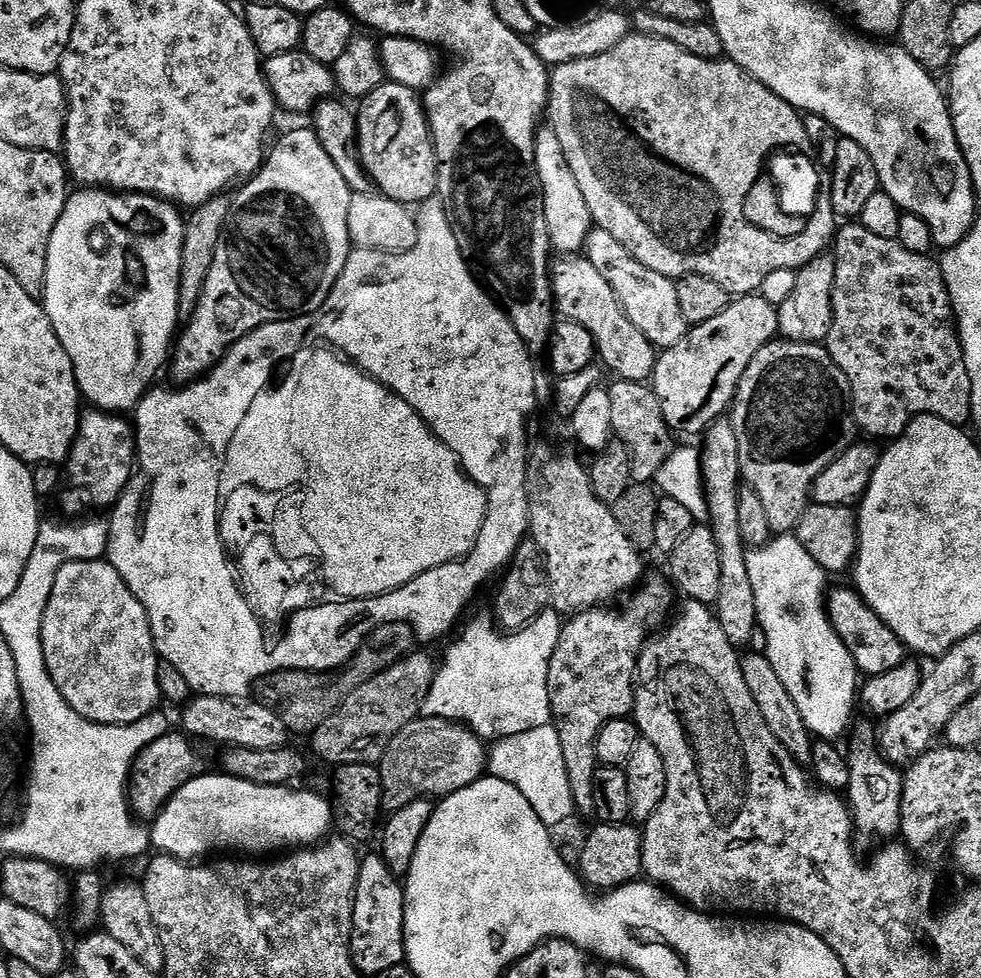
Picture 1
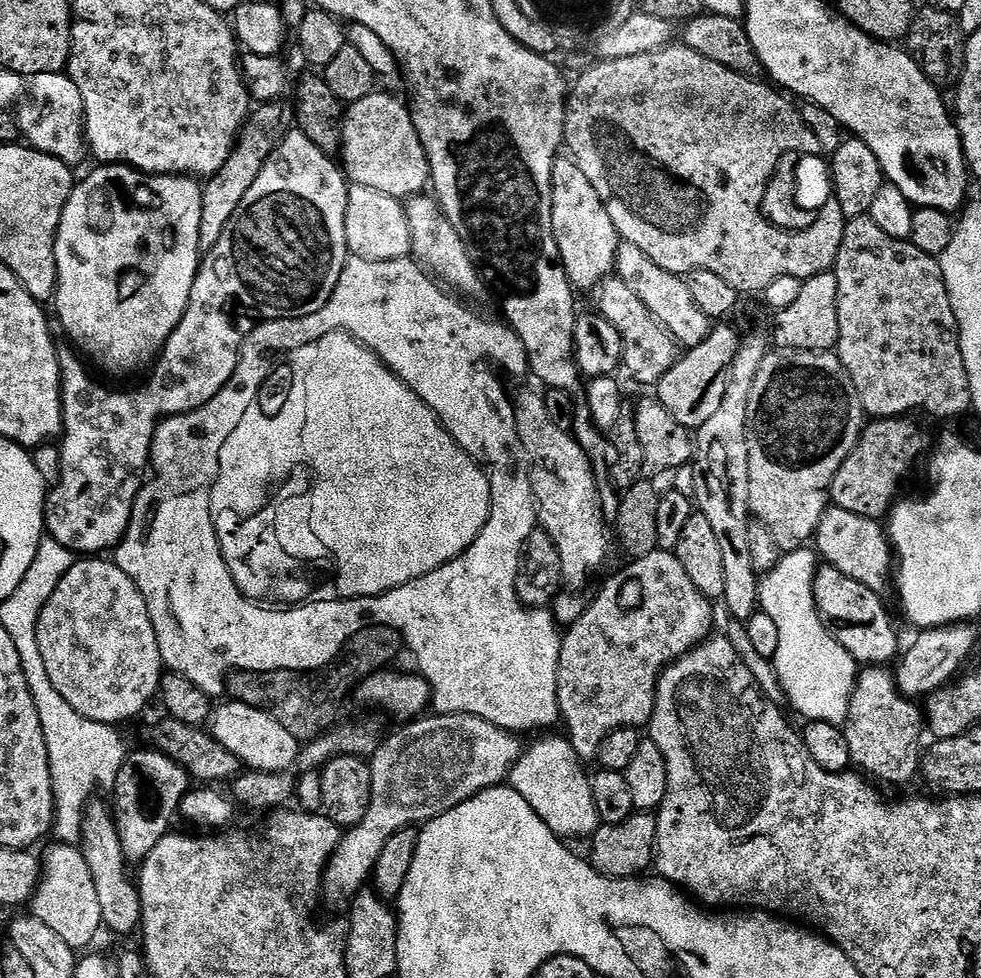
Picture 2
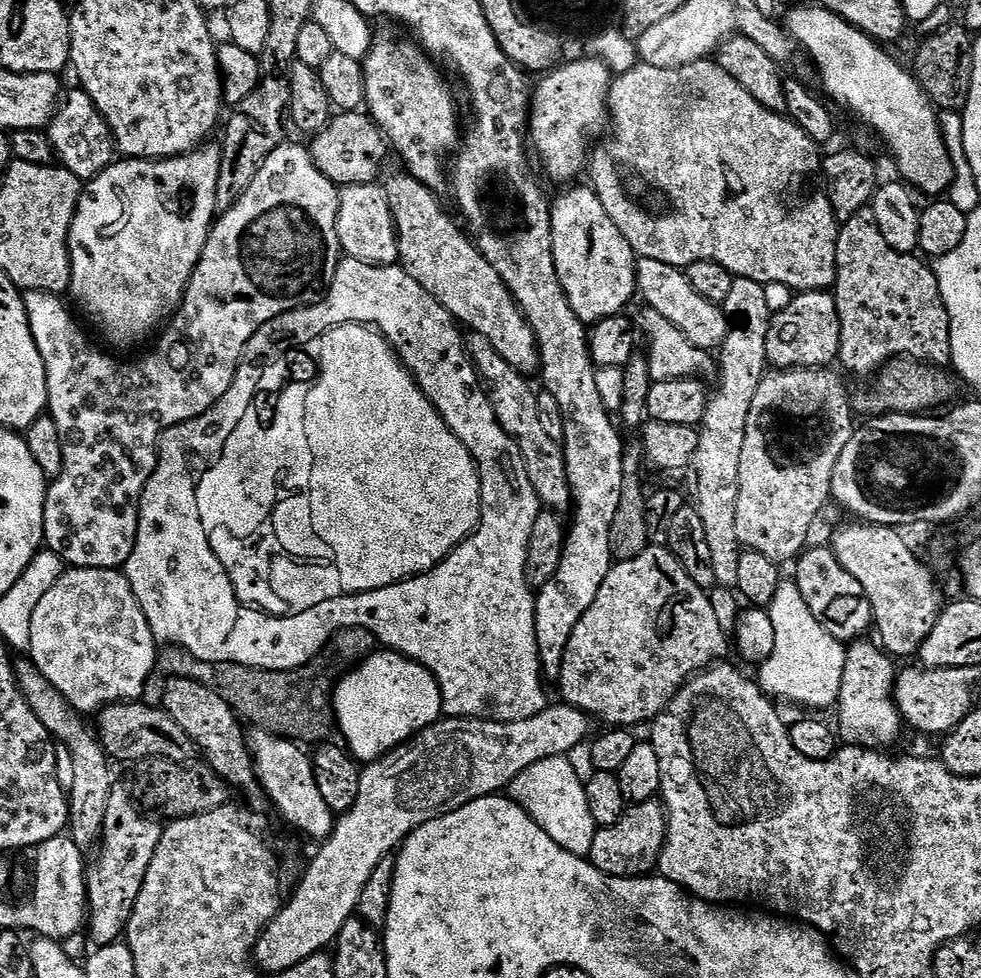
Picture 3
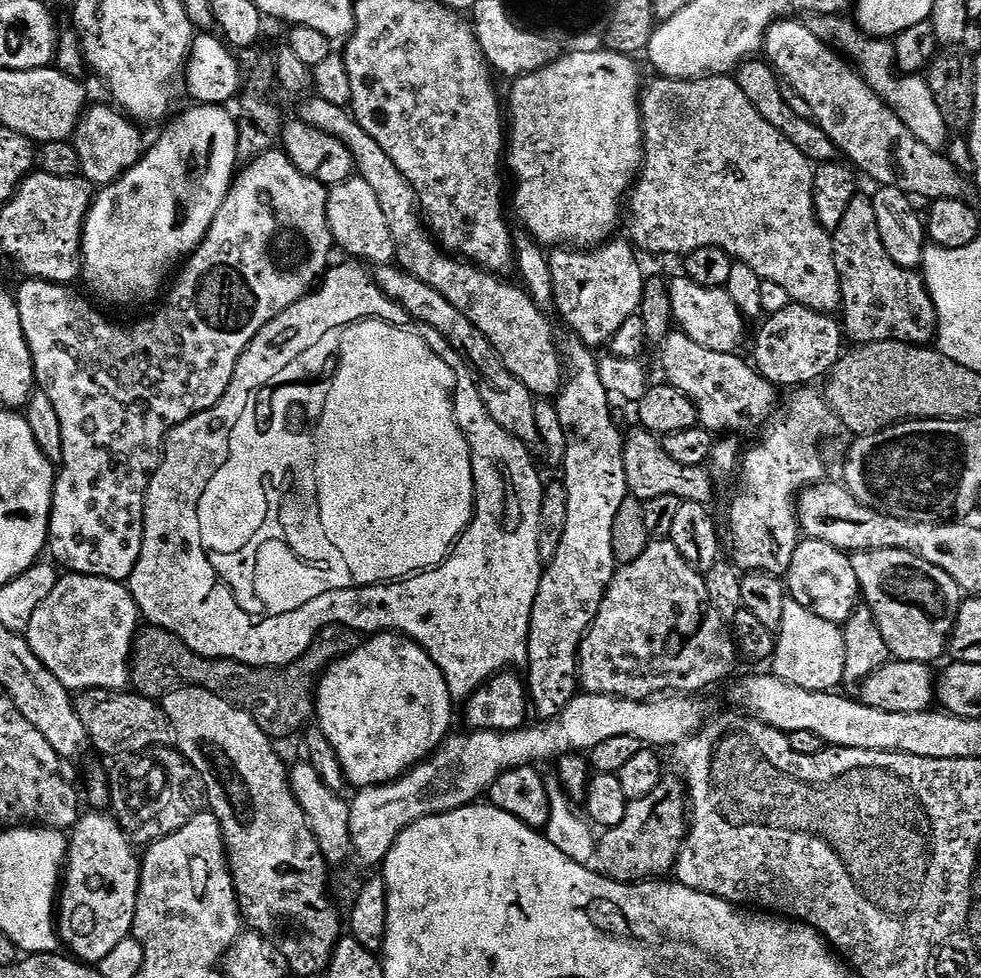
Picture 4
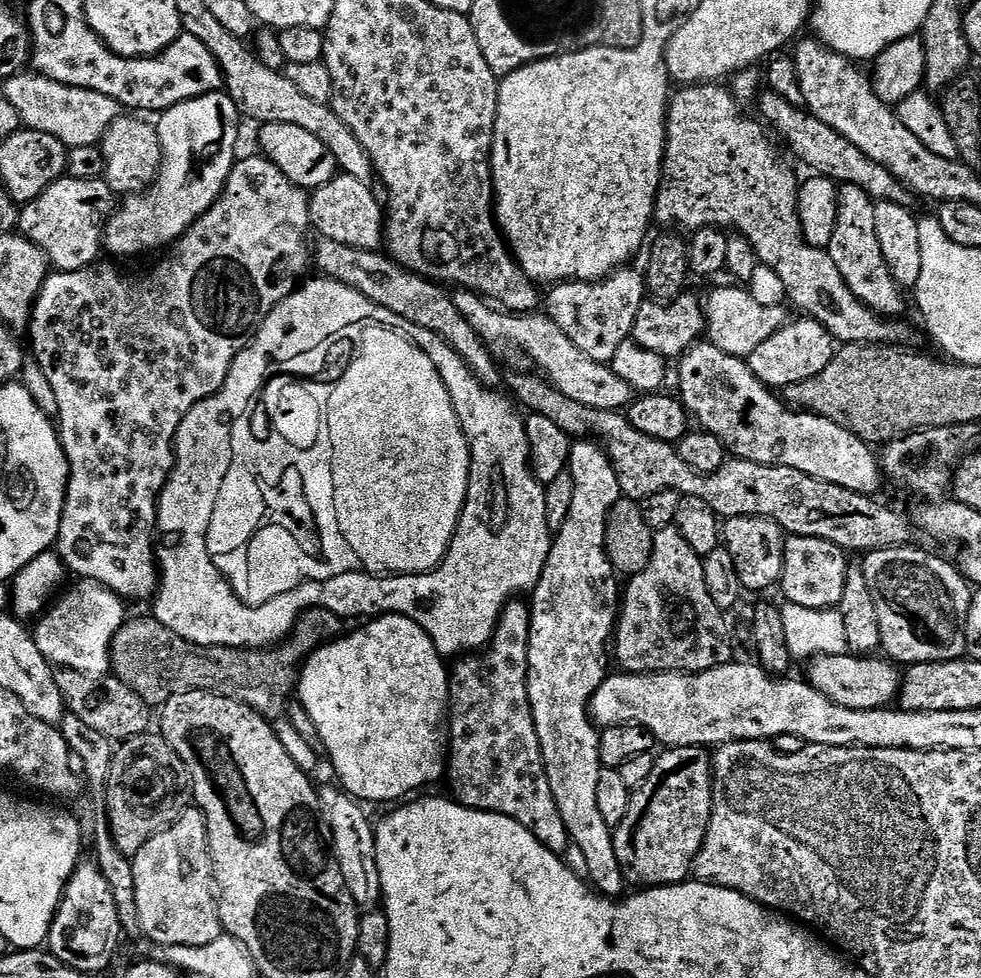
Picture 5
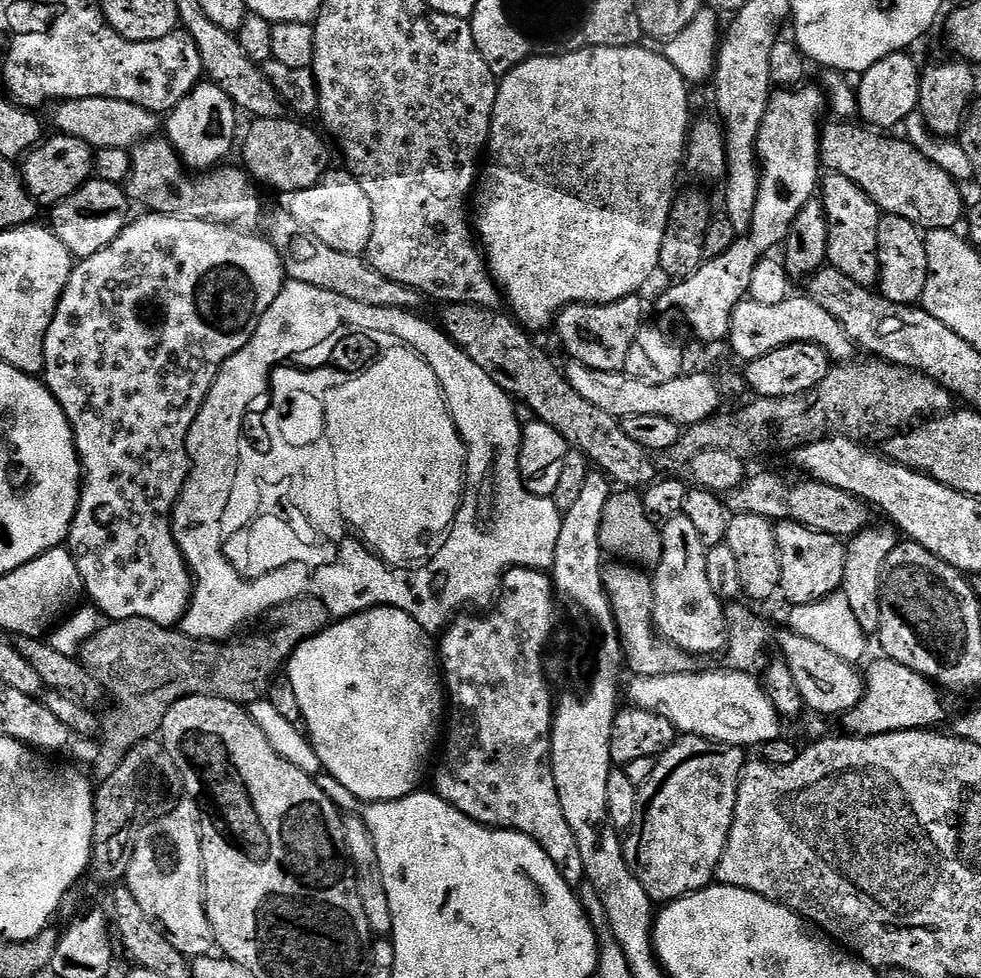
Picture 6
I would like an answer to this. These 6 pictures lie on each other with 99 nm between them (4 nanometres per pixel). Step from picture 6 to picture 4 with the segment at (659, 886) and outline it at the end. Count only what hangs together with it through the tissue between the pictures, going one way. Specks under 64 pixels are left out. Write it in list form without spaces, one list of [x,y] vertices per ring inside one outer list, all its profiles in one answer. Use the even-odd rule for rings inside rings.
[[[665,775],[654,790],[646,797],[630,800],[626,810],[626,818],[618,822],[618,826],[607,829],[599,837],[596,845],[596,855],[598,857],[599,871],[612,880],[617,880],[623,884],[643,883],[645,880],[663,877],[664,873],[671,873],[675,869],[677,854],[687,836],[688,807],[685,793],[682,791],[682,780],[679,775]]]

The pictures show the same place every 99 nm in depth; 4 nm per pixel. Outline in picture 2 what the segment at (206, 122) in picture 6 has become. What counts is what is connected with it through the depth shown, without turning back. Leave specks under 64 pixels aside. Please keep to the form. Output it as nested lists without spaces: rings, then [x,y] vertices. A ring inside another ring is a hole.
[[[127,164],[96,166],[81,184],[79,181],[73,187],[56,231],[54,305],[65,334],[98,367],[108,372],[147,369],[164,351],[164,343],[174,334],[178,322],[182,322],[202,259],[198,226],[203,193],[203,187],[191,177],[150,176]]]

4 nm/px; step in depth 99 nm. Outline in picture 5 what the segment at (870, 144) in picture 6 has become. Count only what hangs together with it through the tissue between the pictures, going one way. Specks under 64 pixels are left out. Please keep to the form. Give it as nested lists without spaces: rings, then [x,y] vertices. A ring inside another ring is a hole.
[[[771,90],[761,91],[758,97],[759,104],[761,112],[759,115],[763,123],[777,137],[780,135],[788,143],[789,150],[809,168],[807,170],[809,173],[835,180],[841,186],[846,184],[858,186],[858,190],[866,190],[866,194],[877,202],[885,200],[901,204],[903,208],[913,207],[913,193],[898,178],[894,178],[894,174],[890,174],[886,166],[878,166],[874,158],[866,158],[866,154],[862,154],[862,150],[854,146],[854,142],[832,130],[825,122],[820,122],[808,108],[786,102],[782,94]]]

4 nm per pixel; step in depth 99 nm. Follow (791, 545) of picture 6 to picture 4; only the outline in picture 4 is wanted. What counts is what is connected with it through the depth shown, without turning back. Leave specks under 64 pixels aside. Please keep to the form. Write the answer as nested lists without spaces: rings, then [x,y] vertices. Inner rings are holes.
[[[801,539],[786,573],[786,587],[789,597],[806,606],[806,610],[841,626],[862,604],[858,574],[854,574],[851,555],[830,546],[830,542]]]

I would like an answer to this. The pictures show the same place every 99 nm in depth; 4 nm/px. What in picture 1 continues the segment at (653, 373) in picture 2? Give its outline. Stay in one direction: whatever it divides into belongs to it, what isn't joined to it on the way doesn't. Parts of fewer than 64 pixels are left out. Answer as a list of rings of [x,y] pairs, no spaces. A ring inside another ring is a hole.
[[[564,254],[559,258],[553,259],[552,296],[556,299],[557,313],[563,319],[570,322],[578,322],[578,326],[585,328],[594,338],[599,363],[605,369],[608,367],[616,375],[616,378],[629,380],[635,384],[651,381],[652,372],[656,369],[658,350],[646,338],[646,334],[642,334],[642,330],[638,330],[638,326],[634,326],[634,322],[630,322],[630,318],[626,318],[626,310],[622,310],[622,302],[618,302],[618,294],[614,294],[614,289],[610,286],[610,282],[606,282],[604,275],[588,261],[587,255]]]

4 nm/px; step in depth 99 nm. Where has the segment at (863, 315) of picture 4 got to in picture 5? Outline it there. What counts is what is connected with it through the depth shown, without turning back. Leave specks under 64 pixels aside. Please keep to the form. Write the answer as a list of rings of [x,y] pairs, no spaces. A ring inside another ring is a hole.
[[[853,184],[843,185],[838,202],[838,226],[834,226],[834,238],[828,243],[826,251],[834,258],[834,266],[838,266],[838,274],[846,278],[846,286],[854,290],[854,294],[871,312],[880,316],[900,318],[904,312],[904,296],[898,281],[890,274],[886,258],[882,254],[882,246],[878,246],[878,229],[874,227],[874,210],[877,201],[866,194],[866,190],[858,190]]]

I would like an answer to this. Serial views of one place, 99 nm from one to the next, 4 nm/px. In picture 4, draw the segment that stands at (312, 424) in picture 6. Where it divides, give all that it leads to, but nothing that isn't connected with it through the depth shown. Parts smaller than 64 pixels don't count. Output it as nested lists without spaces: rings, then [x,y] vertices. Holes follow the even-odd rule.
[[[348,263],[352,264],[329,267],[315,290],[294,302],[294,306],[282,310],[278,318],[271,320],[253,338],[242,358],[238,358],[234,378],[230,378],[230,386],[218,403],[168,431],[164,439],[164,460],[149,479],[144,499],[142,554],[138,554],[138,562],[126,581],[126,587],[140,609],[141,617],[149,625],[165,628],[182,638],[190,650],[212,660],[237,660],[255,668],[284,668],[293,664],[302,658],[302,654],[306,654],[306,650],[310,650],[314,638],[328,624],[350,624],[355,632],[361,634],[398,632],[415,640],[422,650],[426,650],[426,654],[430,654],[446,678],[453,701],[467,702],[497,672],[516,666],[512,664],[527,665],[530,614],[534,610],[534,598],[545,569],[538,552],[545,481],[540,480],[540,472],[528,453],[531,452],[529,445],[502,430],[498,422],[490,420],[478,394],[476,379],[462,362],[457,363],[456,368],[456,412],[452,409],[452,396],[448,393],[448,383],[452,380],[451,366],[438,353],[432,352],[431,346],[422,337],[396,325],[409,323],[410,318],[393,300],[382,294],[373,273],[363,263]],[[286,492],[316,492],[316,496],[312,496],[312,508],[319,513],[316,518],[320,520],[320,528],[324,532],[320,542],[302,542],[308,544],[310,550],[296,550],[292,546],[292,556],[288,556],[282,542],[262,540],[260,528],[262,524],[278,522],[274,516],[280,516],[280,508],[286,508]],[[464,520],[472,520],[468,536],[464,536],[464,544],[457,548],[455,558],[444,564],[436,576],[412,580],[412,584],[403,584],[401,588],[381,588],[381,580],[388,580],[388,576],[400,576],[400,572],[412,572],[412,568],[428,568],[428,564],[436,564],[436,560],[448,552],[452,536],[464,528]],[[296,570],[303,574],[300,584],[295,580]],[[320,584],[332,584],[331,597],[319,600],[316,588],[320,588]]]

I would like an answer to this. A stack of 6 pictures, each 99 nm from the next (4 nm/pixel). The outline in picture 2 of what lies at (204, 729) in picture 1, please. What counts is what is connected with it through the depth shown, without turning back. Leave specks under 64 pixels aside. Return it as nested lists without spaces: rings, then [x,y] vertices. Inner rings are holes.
[[[239,702],[227,703],[215,705],[210,717],[210,731],[215,740],[230,750],[230,754],[240,759],[245,769],[254,772],[288,772],[292,767],[297,767],[301,741],[296,740],[294,734],[290,734],[290,730],[278,722],[278,718]]]

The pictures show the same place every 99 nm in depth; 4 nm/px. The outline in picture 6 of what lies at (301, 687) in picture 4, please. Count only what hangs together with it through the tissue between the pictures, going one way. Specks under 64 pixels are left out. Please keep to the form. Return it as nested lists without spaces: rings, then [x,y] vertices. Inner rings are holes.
[[[301,596],[290,602],[282,602],[270,609],[261,628],[253,627],[253,632],[245,631],[223,642],[215,640],[195,640],[175,627],[163,628],[158,622],[146,618],[126,618],[105,623],[100,631],[87,640],[78,653],[78,659],[89,674],[94,677],[109,697],[116,699],[116,712],[103,713],[102,747],[94,765],[97,781],[110,778],[122,762],[122,758],[143,740],[151,740],[157,735],[164,716],[178,702],[187,696],[217,696],[241,706],[249,706],[265,699],[268,686],[274,677],[287,665],[292,651],[303,640],[309,640],[327,627],[330,622],[328,607],[316,596]]]

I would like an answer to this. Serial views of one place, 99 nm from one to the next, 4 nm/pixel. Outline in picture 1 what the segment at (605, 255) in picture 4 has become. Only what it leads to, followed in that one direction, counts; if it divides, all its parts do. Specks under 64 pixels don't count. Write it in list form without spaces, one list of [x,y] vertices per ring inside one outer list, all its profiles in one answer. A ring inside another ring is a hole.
[[[550,126],[541,127],[537,131],[536,165],[540,188],[544,192],[546,230],[550,234],[553,249],[560,254],[579,253],[587,245],[588,236],[594,227],[590,206],[586,206],[586,198],[578,186],[578,178],[574,178],[574,170],[570,170],[570,162],[566,162],[562,142],[558,142],[558,134],[554,134]]]

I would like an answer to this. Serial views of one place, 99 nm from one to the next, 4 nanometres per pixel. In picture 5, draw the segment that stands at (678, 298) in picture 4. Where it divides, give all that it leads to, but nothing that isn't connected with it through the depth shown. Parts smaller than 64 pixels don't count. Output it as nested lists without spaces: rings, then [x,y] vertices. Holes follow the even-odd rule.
[[[732,286],[736,288],[716,288],[706,296],[706,340],[707,343],[718,346],[718,350],[726,350],[726,354],[746,358],[766,342],[766,338],[771,338],[773,334],[778,334],[782,326],[790,319],[790,312],[784,306],[762,306],[752,295],[748,293],[747,287]]]

